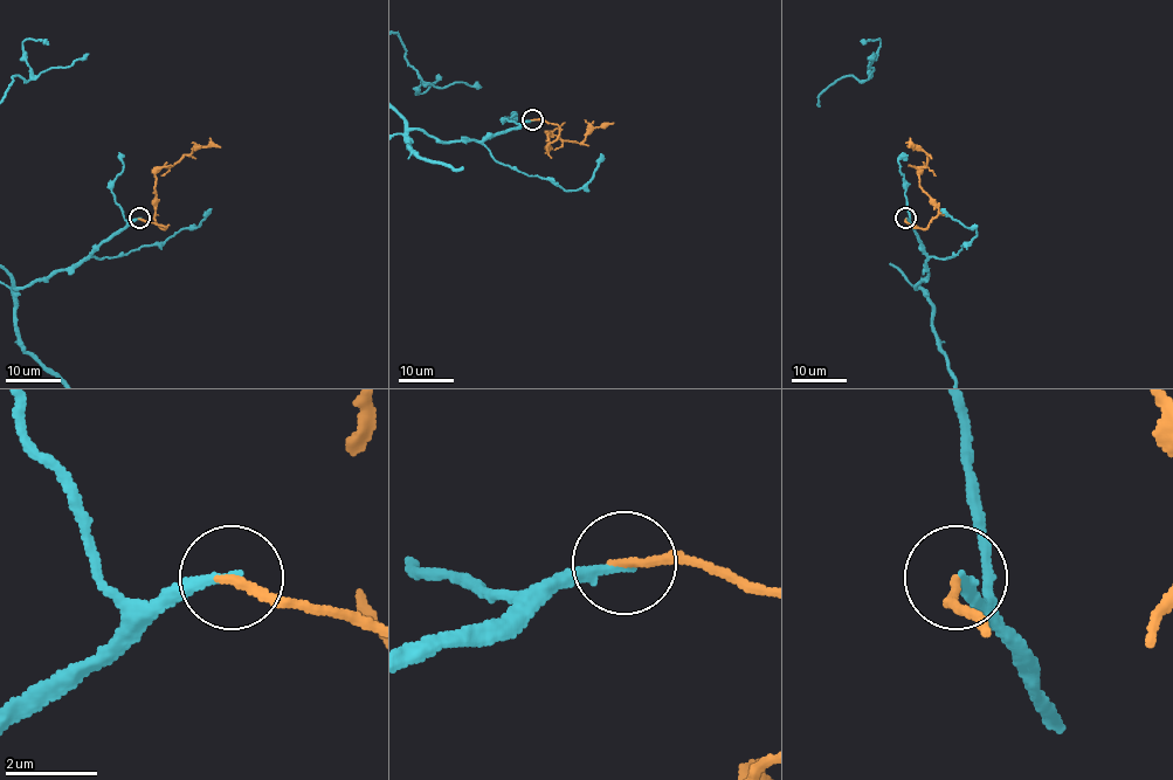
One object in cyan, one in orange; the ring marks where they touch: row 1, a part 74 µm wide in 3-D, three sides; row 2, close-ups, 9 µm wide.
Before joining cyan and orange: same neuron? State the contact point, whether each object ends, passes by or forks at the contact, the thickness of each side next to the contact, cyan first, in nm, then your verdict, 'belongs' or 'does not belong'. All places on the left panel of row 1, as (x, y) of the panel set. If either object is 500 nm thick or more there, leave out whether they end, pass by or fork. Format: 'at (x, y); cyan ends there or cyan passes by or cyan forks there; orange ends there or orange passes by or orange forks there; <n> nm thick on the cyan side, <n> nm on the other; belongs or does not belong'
at (139, 218); cyan ends there; orange ends there; 220 nm thick on the cyan side, 200 nm on the other; does not belong

